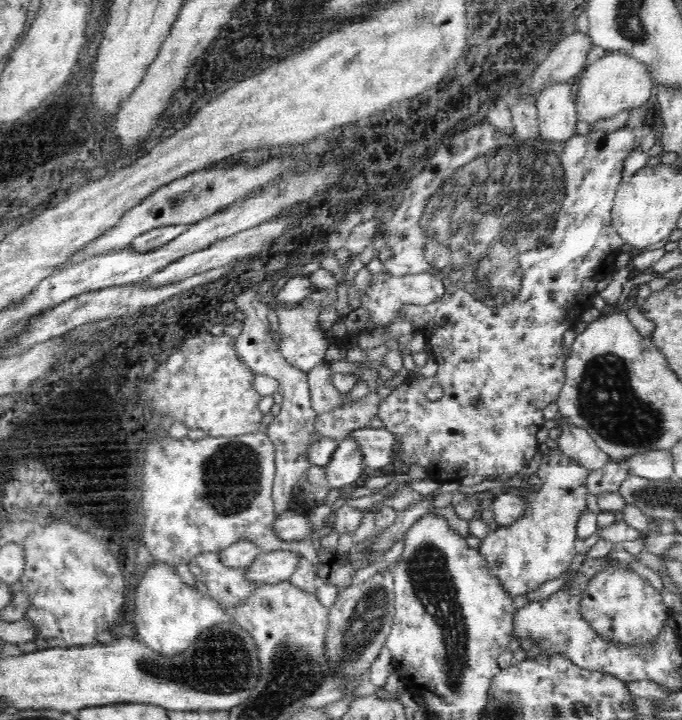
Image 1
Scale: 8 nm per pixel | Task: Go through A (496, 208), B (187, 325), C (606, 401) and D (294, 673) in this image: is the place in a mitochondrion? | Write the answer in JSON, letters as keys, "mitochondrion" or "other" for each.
{"A":"mitochondrion","B":"other","C":"mitochondrion","D":"mitochondrion"}

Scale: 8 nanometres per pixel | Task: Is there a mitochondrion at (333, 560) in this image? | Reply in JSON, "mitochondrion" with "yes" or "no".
{"mitochondrion":"no"}

